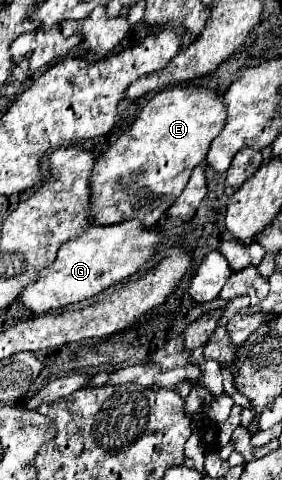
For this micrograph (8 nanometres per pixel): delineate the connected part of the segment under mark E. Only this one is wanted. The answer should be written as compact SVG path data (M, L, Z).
M181 87L157 93L131 127L99 157L93 171L91 213L97 225L141 219L155 225L183 193L193 169L207 157L211 141L221 133L227 107L213 87Z

